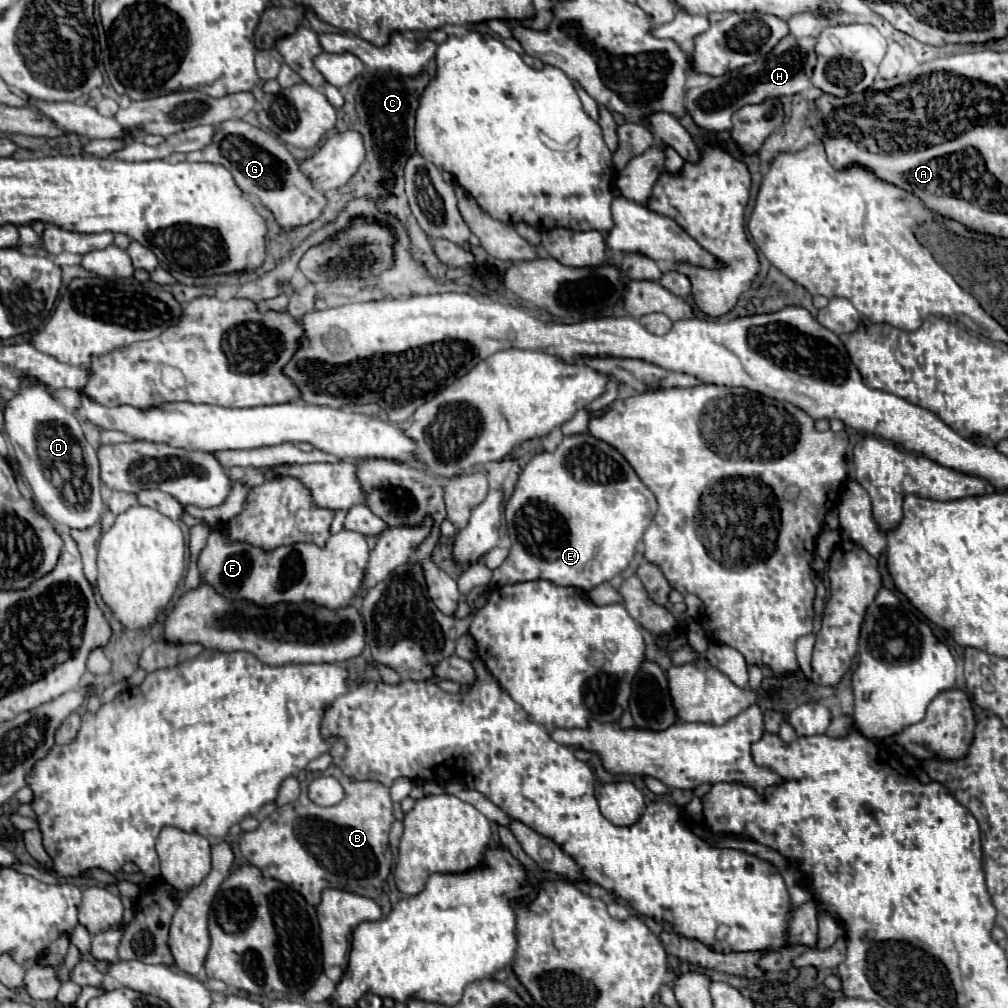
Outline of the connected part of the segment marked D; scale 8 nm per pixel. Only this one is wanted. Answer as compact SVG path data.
M24 375L16 395L4 403L4 433L42 511L66 527L92 527L104 509L96 449L86 441L76 415L52 397L50 387Z

